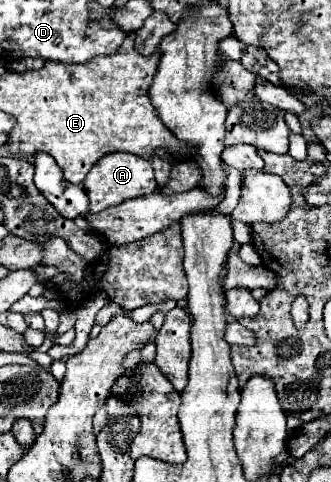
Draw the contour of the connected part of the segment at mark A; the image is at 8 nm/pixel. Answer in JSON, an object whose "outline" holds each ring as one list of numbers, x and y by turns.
{"outline":[[115,152,115,154,103,156,89,170,89,174,83,180,83,190,89,196,89,210,97,214,101,210,105,210,109,206,117,206,129,198,153,194,157,190,157,182,155,182,153,168,147,158,141,158,141,156,135,156,129,152]]}

